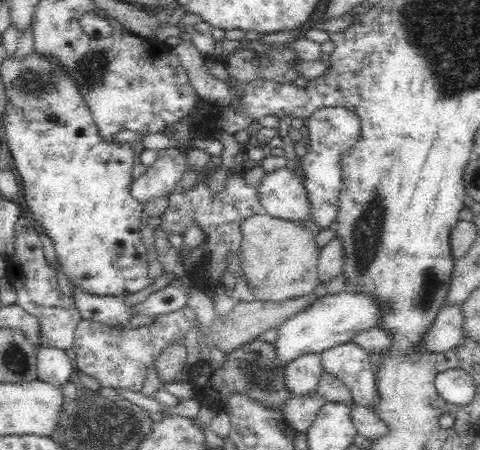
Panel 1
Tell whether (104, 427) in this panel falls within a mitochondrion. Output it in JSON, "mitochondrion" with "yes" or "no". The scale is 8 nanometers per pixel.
{"mitochondrion":"yes"}

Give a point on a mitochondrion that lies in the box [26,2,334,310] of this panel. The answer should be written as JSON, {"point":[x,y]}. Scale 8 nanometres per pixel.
{"point":[92,68]}

